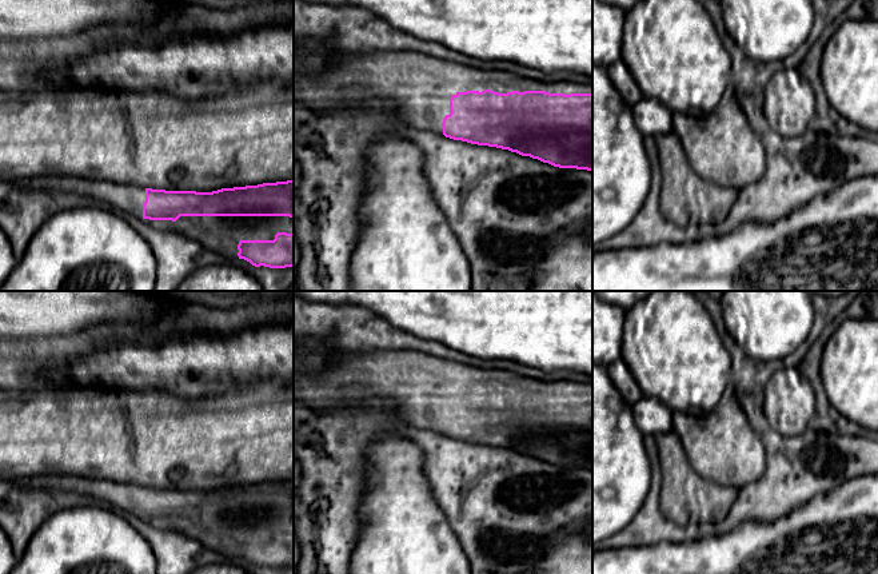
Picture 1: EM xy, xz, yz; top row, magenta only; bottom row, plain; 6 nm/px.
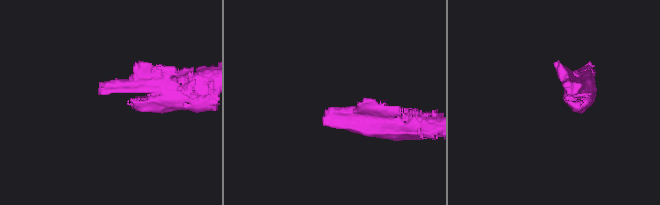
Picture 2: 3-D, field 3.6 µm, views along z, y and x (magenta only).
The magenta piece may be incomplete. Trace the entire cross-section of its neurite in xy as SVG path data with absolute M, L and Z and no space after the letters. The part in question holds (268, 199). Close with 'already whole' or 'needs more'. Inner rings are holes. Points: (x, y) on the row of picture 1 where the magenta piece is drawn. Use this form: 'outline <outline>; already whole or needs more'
outline M39 176L33 179L12 180L12 183L32 190L49 190L52 192L72 192L91 196L101 202L105 207L139 219L172 220L176 223L181 235L197 240L207 250L224 256L228 262L232 259L244 259L255 267L294 267L294 180L222 188L212 192L152 190L73 176Z; needs more

